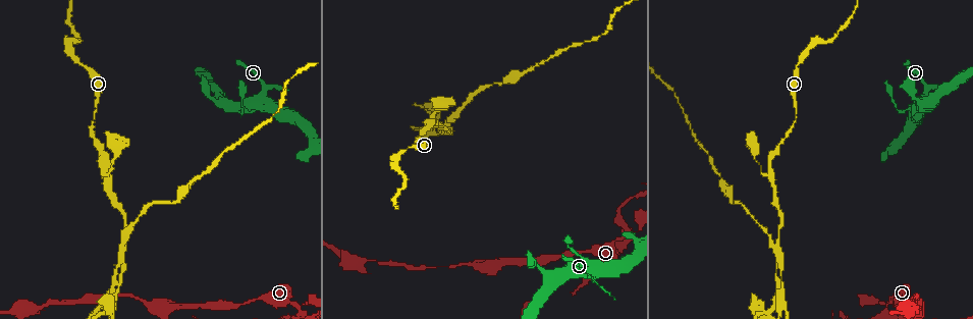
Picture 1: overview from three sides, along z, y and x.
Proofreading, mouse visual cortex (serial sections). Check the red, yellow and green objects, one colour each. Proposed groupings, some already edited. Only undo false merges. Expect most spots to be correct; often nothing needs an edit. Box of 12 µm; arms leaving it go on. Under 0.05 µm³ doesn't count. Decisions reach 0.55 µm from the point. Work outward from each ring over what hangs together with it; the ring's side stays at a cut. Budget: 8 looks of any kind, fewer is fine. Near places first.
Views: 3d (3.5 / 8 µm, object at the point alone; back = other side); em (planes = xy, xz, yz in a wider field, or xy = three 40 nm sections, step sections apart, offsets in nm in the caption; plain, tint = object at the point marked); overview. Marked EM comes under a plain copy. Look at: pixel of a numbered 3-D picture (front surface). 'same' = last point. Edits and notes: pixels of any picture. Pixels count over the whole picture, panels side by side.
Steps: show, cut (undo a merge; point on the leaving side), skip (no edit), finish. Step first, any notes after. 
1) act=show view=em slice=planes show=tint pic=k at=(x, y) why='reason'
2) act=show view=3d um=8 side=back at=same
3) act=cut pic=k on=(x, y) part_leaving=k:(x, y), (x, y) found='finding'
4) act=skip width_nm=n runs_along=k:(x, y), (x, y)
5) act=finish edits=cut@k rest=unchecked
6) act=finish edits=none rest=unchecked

act=show view=3d um=3.5 side=back pic=1 at=(771, 176) why='thin neck'

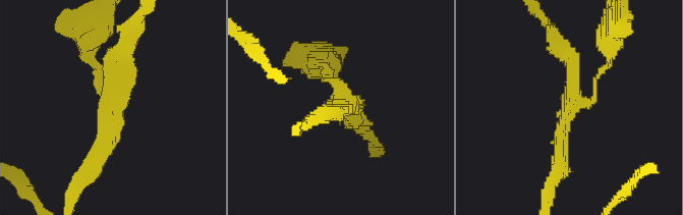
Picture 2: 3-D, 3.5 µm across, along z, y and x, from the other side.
act=show view=em slice=planes show=tint pic=2 at=(111, 103) arms=3 arm_widths_nm=100,250,300 why='need the tissue'

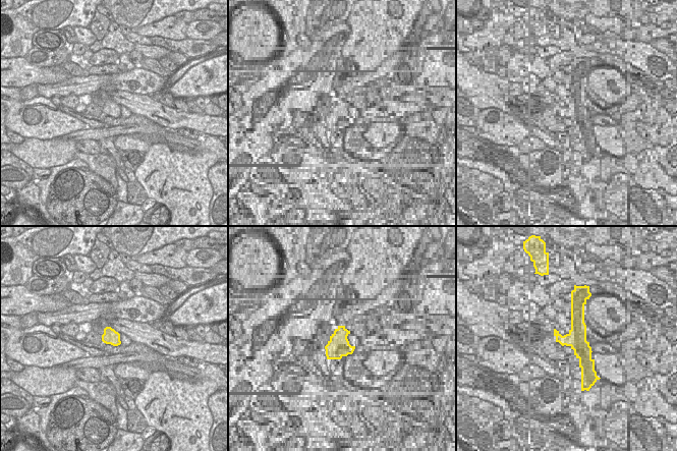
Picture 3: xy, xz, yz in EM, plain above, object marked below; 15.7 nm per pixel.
act=skip runs_along=2:(130, 41), (96, 165) found='one cell here'

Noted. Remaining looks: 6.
act=show view=em slice=xy step=2 show=tint pic=1 at=(887, 306) why='four arms meet'

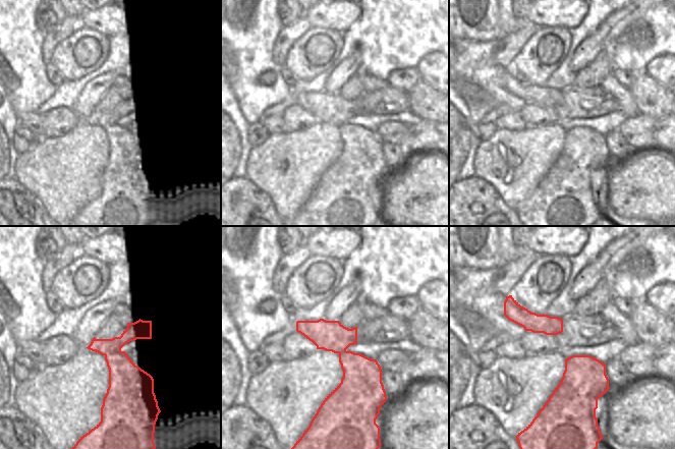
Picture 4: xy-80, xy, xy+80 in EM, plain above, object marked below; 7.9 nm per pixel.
act=show view=3d um=3.5 at=same why='see where the arms go'

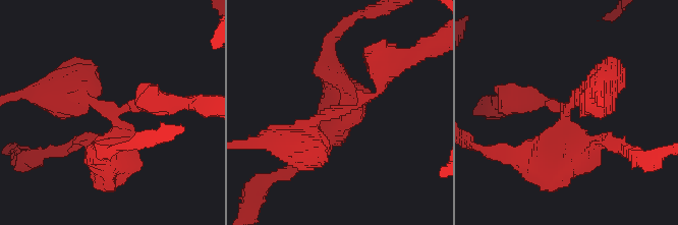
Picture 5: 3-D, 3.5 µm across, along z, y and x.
act=cut pic=5 on=(96, 136) arm_widths_nm=250,300,350,350 found='two cells meet here'

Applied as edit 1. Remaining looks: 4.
act=show view=3d um=3.5 pic=1 at=(775, 244) why='abrupt turn'

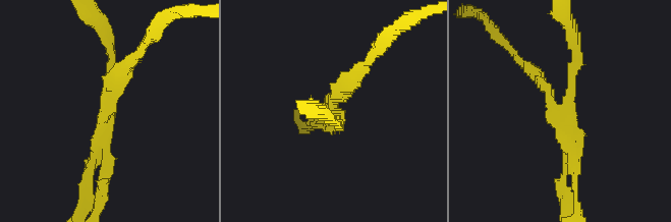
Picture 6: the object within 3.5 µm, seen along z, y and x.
act=show view=em slice=xy step=3 show=tint pic=6 at=(565, 110)

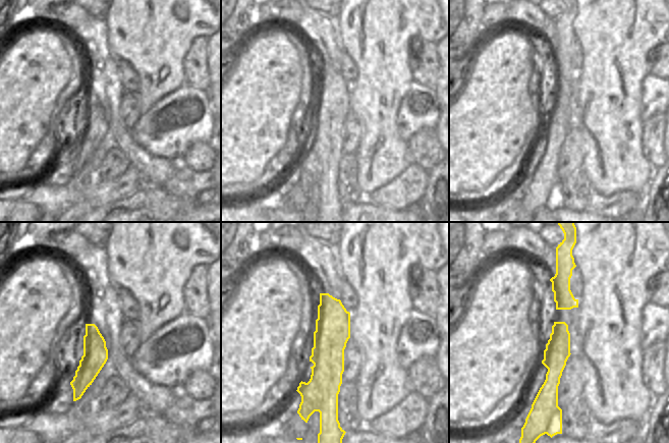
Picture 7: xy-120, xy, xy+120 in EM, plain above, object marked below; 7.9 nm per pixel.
act=skip arm_widths_nm=150,150,200 found='all the same cell'

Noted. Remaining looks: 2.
act=finish edits=cut@5 rest=unchecked

